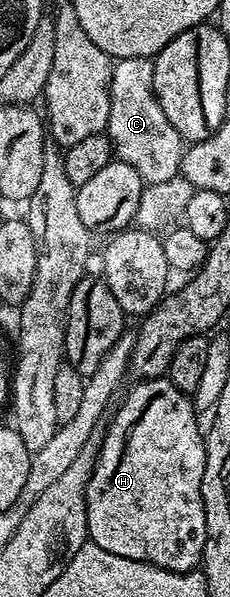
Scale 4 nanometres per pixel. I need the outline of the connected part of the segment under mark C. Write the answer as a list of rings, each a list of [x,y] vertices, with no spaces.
[[[122,57],[113,64],[110,83],[110,119],[106,136],[112,141],[119,160],[130,163],[149,182],[165,181],[180,173],[186,142],[166,119],[154,87],[153,58]]]

